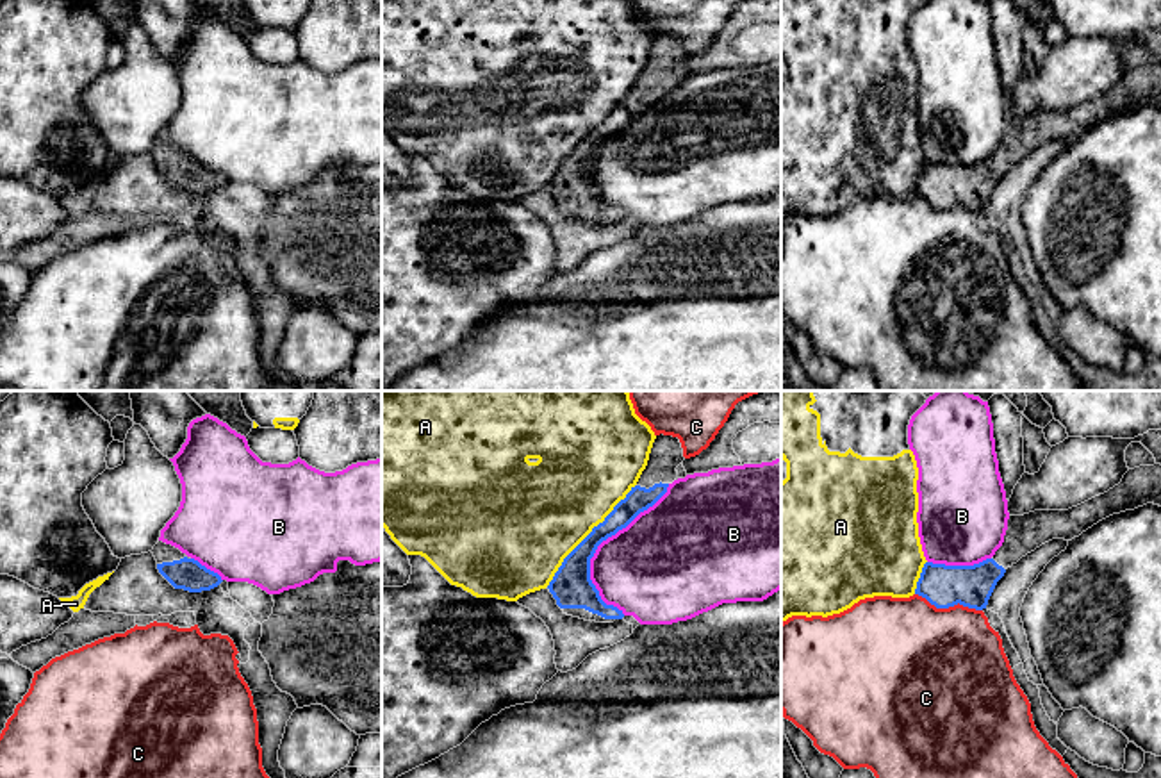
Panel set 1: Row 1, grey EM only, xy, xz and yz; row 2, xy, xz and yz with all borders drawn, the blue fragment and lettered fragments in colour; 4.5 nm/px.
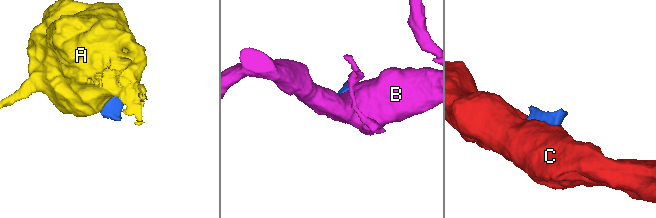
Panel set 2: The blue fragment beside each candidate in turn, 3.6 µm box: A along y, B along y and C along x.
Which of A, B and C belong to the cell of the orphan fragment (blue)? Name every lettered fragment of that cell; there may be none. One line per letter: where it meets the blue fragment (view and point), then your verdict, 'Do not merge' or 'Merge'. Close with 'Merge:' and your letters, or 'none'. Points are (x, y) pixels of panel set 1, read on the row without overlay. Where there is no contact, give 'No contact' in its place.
A: Touches blue at xz (589, 134). Do not merge
B: Touches blue at xz (598, 145). Do not merge
C: Touches blue at yz (949, 206). Do not merge
Merge: none

